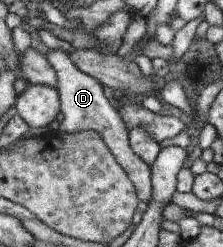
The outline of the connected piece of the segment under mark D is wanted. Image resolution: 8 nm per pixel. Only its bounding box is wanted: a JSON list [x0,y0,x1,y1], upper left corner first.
[45,49,152,207]

